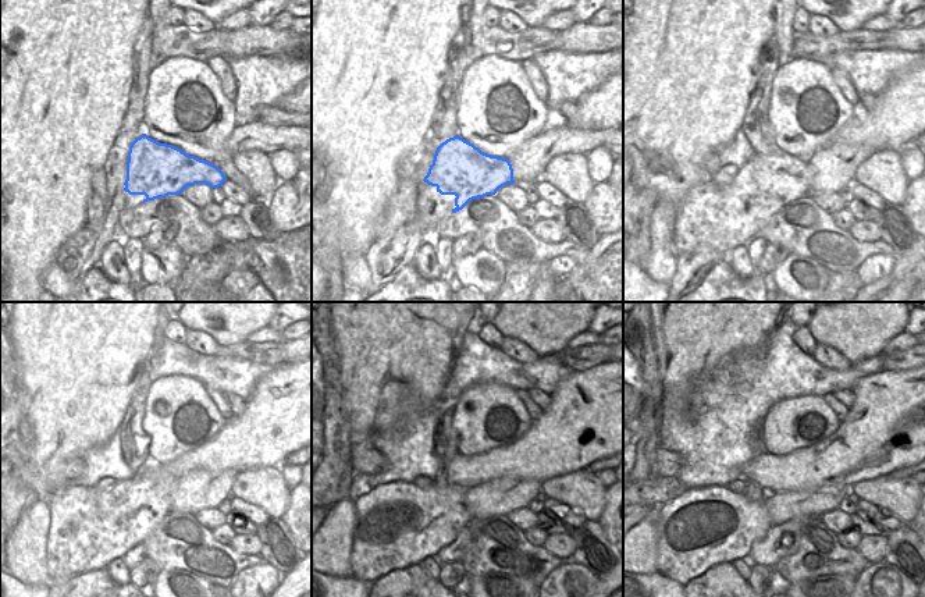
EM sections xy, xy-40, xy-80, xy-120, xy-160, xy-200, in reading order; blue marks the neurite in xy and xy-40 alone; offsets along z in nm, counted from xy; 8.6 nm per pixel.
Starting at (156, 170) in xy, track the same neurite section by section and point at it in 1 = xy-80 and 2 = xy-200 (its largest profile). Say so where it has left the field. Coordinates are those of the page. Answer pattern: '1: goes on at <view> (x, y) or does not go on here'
1: goes on at xy-80 (779, 177)
2: goes on at xy-200 (767, 522)

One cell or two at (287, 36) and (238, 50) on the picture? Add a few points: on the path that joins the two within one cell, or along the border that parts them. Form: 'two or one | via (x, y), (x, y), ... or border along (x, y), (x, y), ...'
one | via (274, 41), (251, 41)

